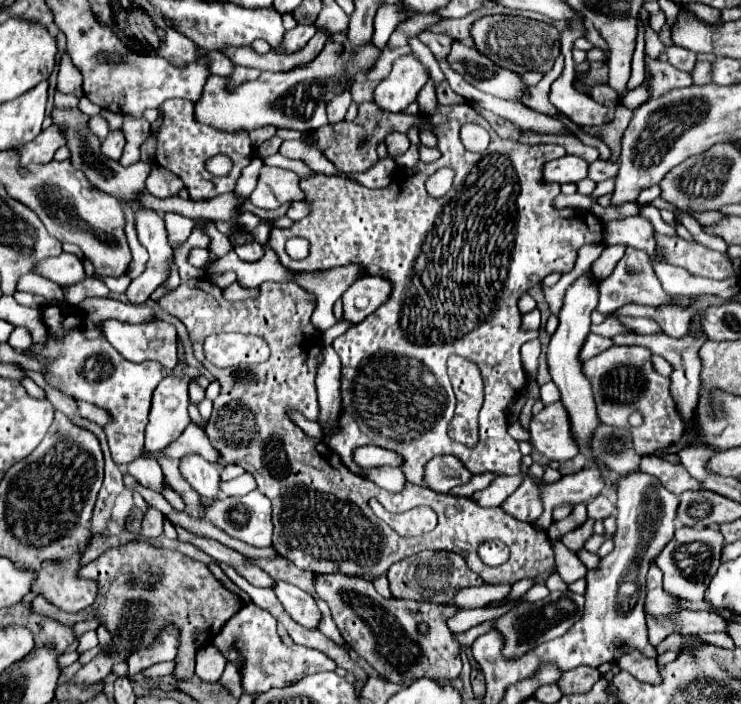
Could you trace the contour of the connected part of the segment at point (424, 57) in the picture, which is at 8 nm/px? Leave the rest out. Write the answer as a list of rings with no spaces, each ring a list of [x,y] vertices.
[[[417,35],[412,37],[408,44],[414,56],[417,57],[429,70],[430,77],[434,79],[434,83],[440,83],[440,81],[444,79],[444,75],[442,75],[442,71],[438,69],[438,62],[434,58],[430,49],[419,41]]]

